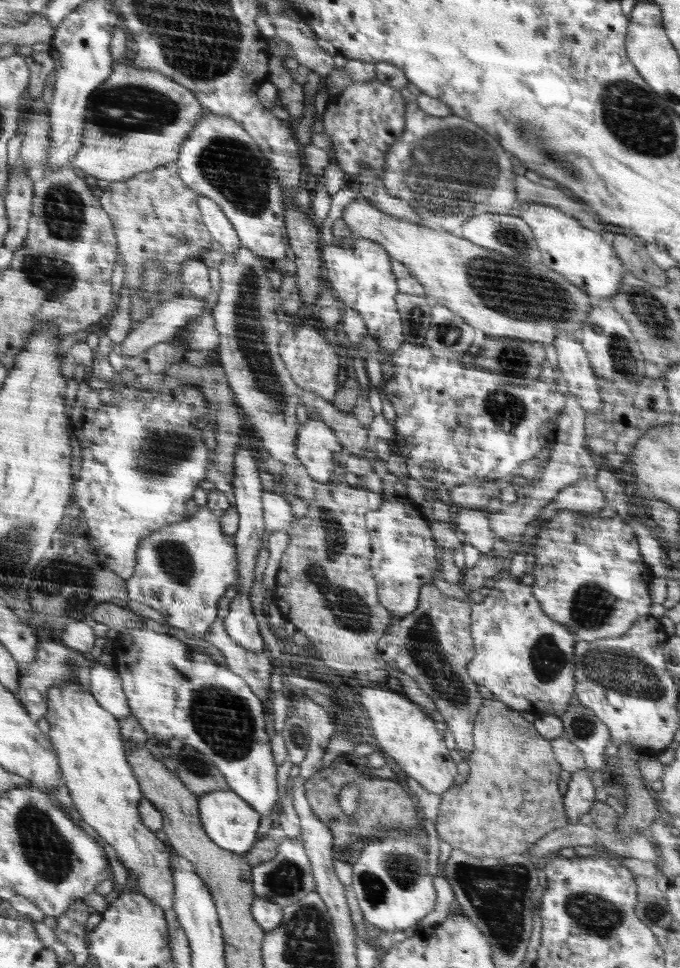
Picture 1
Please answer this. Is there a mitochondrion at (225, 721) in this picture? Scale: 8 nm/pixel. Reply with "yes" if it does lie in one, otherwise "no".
yes

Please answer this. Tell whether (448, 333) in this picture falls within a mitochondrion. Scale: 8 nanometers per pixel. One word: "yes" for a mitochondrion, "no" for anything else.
yes

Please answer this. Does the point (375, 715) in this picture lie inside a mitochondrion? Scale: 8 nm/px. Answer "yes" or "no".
no

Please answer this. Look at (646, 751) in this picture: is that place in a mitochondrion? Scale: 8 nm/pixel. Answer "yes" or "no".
no

